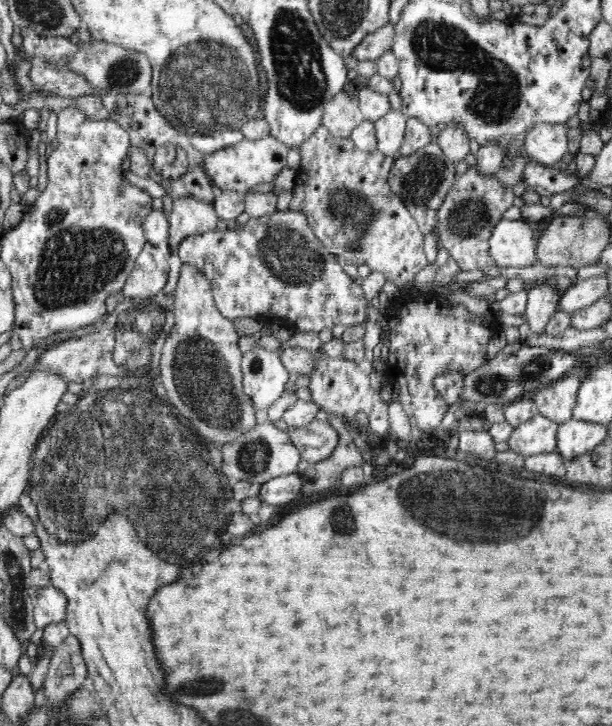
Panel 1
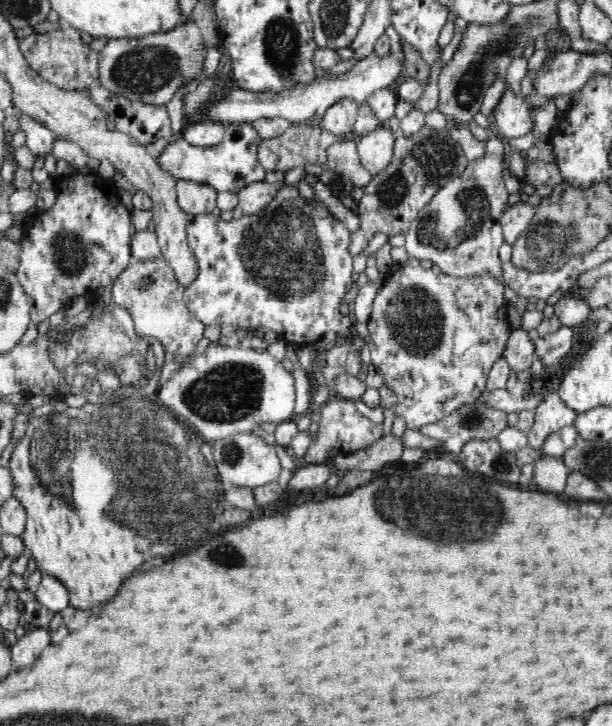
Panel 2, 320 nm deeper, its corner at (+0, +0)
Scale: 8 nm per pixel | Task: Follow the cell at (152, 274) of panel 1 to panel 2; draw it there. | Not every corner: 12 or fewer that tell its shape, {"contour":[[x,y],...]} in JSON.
{"contour":[[162,255],[132,262],[112,287],[138,334],[174,357],[205,326]]}

